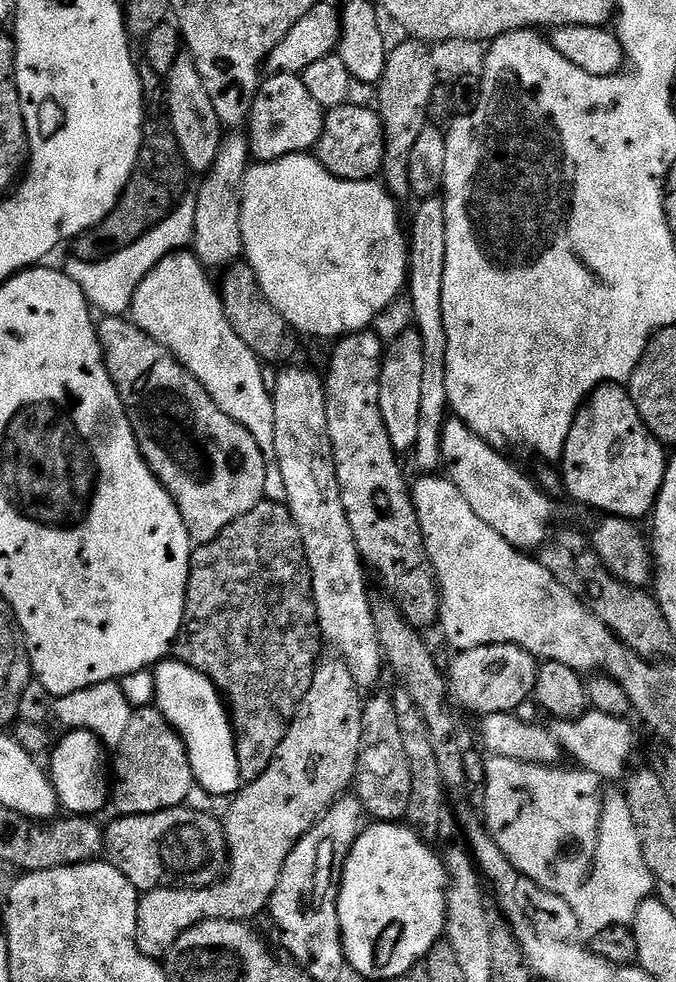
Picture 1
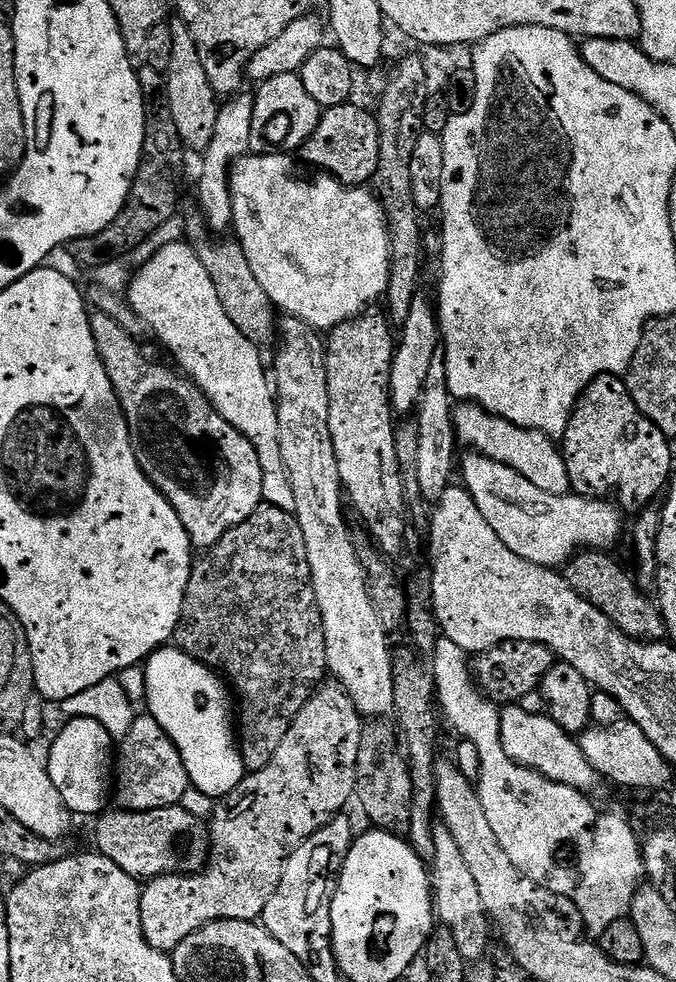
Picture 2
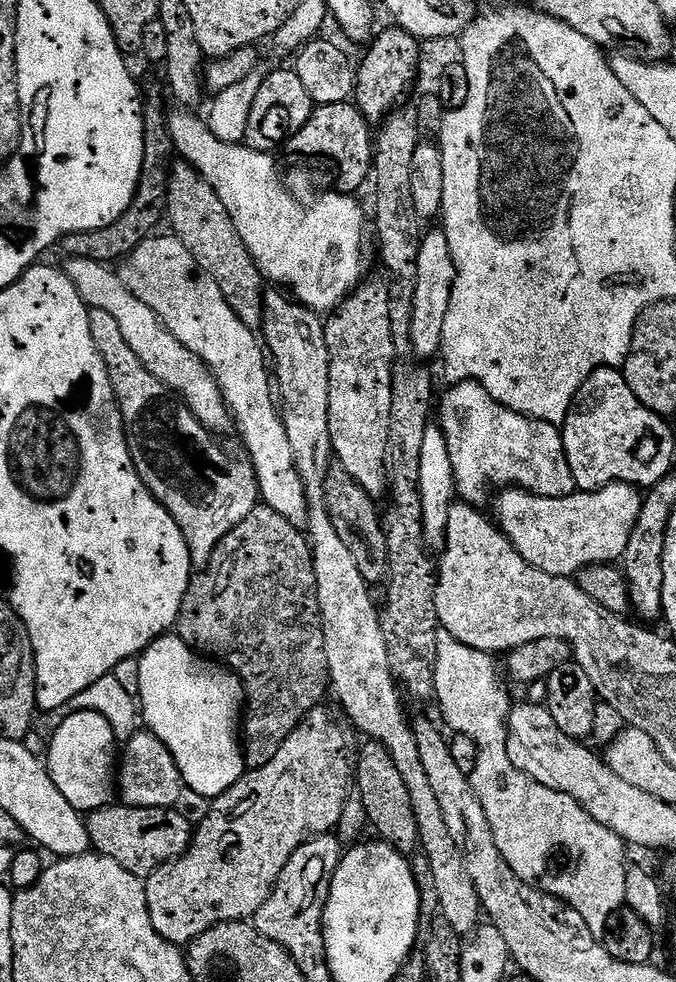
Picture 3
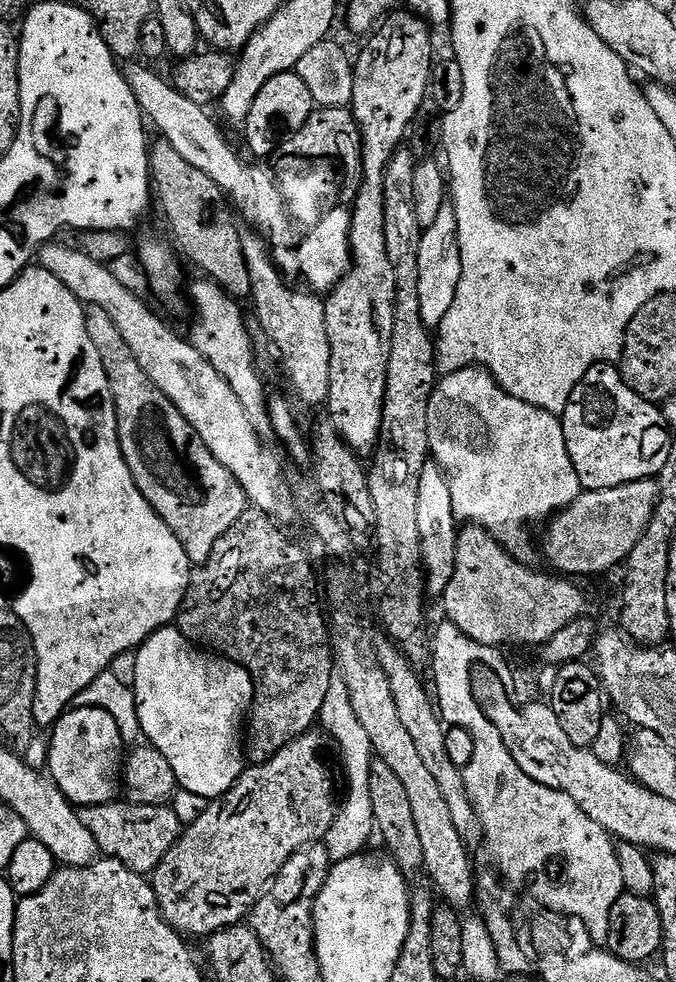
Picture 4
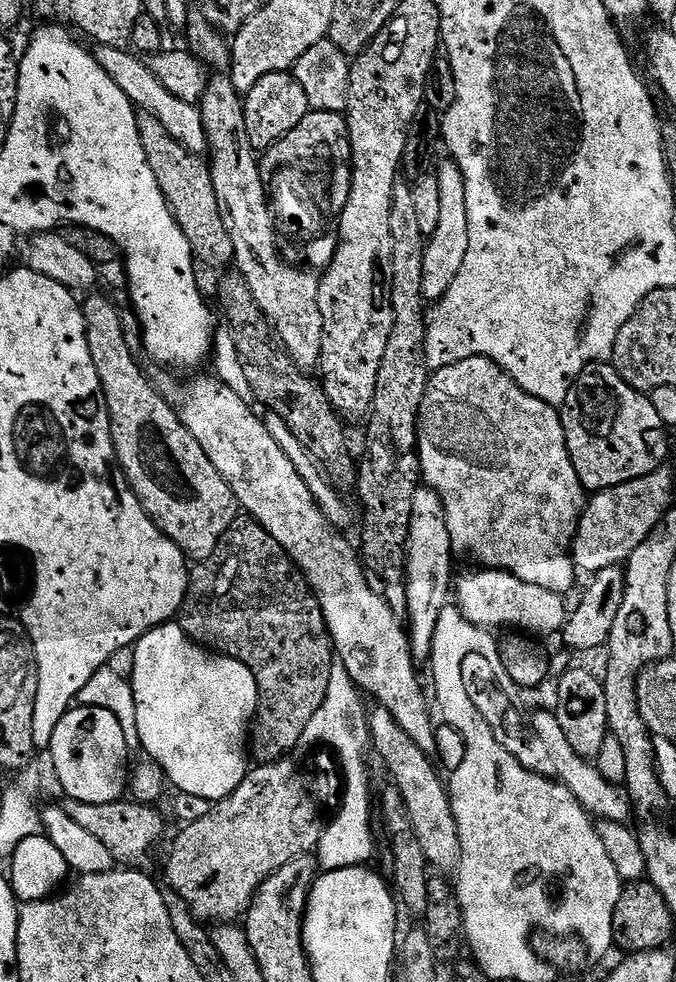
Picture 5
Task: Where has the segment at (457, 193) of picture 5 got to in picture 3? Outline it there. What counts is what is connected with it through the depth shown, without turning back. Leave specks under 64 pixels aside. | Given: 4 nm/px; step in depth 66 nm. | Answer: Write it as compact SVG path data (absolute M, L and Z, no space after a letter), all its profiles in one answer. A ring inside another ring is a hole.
M443 230L425 231L418 250L418 282L414 290L414 318L410 338L412 352L420 356L440 356L442 326L446 326L446 310L450 310L450 294L454 290L456 267L452 261L450 242Z

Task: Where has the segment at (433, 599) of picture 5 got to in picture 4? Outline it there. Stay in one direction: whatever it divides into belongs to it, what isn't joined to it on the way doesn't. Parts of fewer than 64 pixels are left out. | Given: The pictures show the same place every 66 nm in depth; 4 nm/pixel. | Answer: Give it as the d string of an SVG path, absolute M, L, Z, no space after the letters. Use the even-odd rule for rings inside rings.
M434 462L425 464L418 482L418 538L422 546L426 592L429 597L443 597L450 578L454 576L456 542L460 537L458 521L454 514L454 502L450 502L450 486L442 470Z

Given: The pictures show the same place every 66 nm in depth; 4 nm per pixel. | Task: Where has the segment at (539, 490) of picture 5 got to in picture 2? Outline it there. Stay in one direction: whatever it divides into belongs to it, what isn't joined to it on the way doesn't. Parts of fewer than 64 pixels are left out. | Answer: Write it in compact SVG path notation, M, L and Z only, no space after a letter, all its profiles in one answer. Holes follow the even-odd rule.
M471 402L457 403L452 413L452 421L454 422L456 439L463 447L465 444L465 449L478 452L481 456L490 458L494 462L502 462L506 466L510 466L510 470L518 470L518 474L522 474L522 478L527 478L528 481L534 482L534 486L538 486L538 490L546 490L546 494L569 495L572 486L570 474L566 470L564 453L558 450L557 441L553 437L542 434L538 430L514 426L500 416L486 412L480 404Z

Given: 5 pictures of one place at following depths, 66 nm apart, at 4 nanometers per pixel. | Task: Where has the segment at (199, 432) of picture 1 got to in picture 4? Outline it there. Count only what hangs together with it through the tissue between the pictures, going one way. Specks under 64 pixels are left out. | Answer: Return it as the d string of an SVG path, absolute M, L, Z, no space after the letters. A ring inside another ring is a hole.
M87 306L84 317L86 334L90 334L90 342L94 342L94 350L98 350L98 358L102 358L102 366L110 382L118 418L120 449L126 458L126 466L130 466L130 474L138 490L142 490L142 498L150 502L158 518L162 518L162 522L166 522L166 526L170 526L170 530L174 530L174 534L182 542L182 550L186 550L189 565L205 564L210 554L214 554L218 538L222 538L222 534L226 534L226 530L230 530L230 526L234 526L234 522L238 522L238 518L242 518L244 511L250 507L248 496L234 474L230 474L230 470L226 470L226 466L222 466L222 462L218 462L218 458L210 454L206 442L202 442L194 426L190 426L190 422L182 418L178 406L174 406L174 402L170 402L170 398L166 398L166 394L162 394L162 390L158 390L158 386L154 386L154 382L146 378L142 366L134 362L130 346L126 346L122 334L118 334L118 326L114 326L110 314L106 314L106 310L98 306Z

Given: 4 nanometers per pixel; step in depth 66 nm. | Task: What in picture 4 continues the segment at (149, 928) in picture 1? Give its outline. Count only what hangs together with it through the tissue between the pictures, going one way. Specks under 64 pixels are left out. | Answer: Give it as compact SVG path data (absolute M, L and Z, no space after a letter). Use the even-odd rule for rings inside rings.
M313 730L300 736L294 742L290 742L282 750L278 750L278 754L274 758L270 758L265 764L257 764L255 766L245 767L244 772L240 776L239 782L227 792L225 796L219 797L207 805L208 808L192 825L185 827L180 833L180 839L176 841L166 854L166 858L162 858L162 862L158 862L158 866L150 874L150 883L154 894L158 898L158 906L160 913L164 915L164 920L172 929L179 932L185 938L191 936L201 936L207 938L213 932L220 932L224 928L230 928L241 923L240 920L251 913L252 907L264 897L264 893L272 884L273 878L280 873L282 866L286 866L286 862L298 850L302 850L308 844L314 844L323 841L327 837L328 831L331 830L332 824L336 821L338 811L338 800L336 804L336 796L332 793L332 776L328 773L328 768L324 765L324 760L320 755L324 752L325 737L319 731Z

